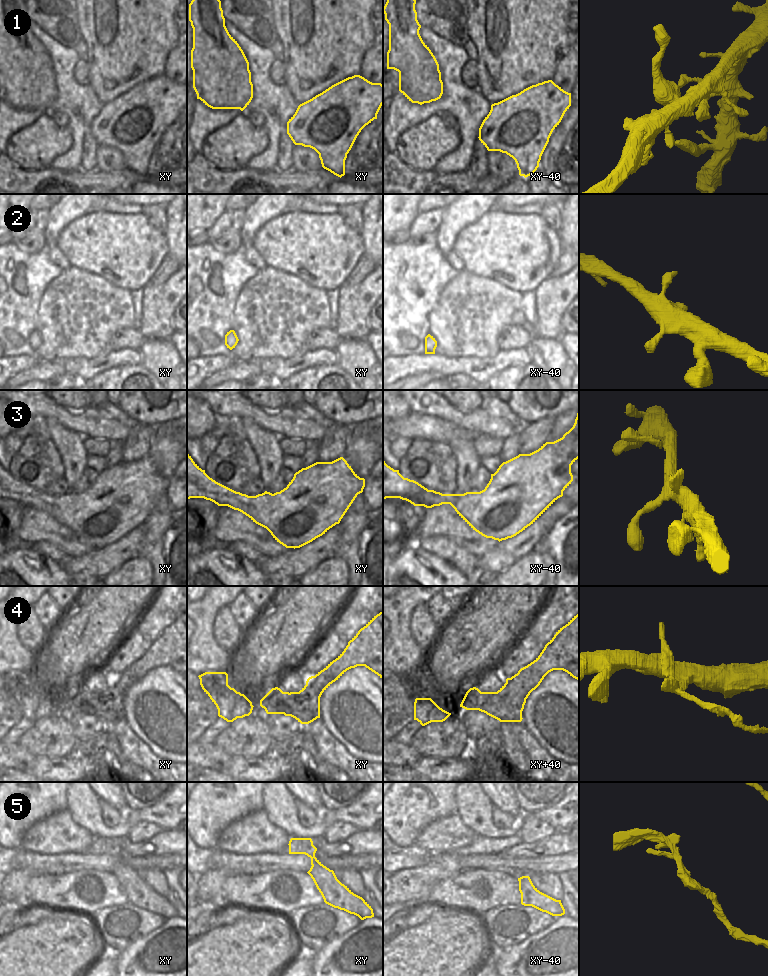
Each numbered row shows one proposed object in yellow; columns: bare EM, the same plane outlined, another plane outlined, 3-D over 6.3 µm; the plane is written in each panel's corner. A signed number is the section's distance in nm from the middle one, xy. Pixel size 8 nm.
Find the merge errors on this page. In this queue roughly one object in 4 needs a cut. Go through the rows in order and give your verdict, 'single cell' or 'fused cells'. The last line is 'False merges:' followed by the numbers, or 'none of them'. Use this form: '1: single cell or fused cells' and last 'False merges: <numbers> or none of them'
1: single cell
2: single cell
3: single cell
4: fused cells
5: fused cells
False merges: 4, 5

